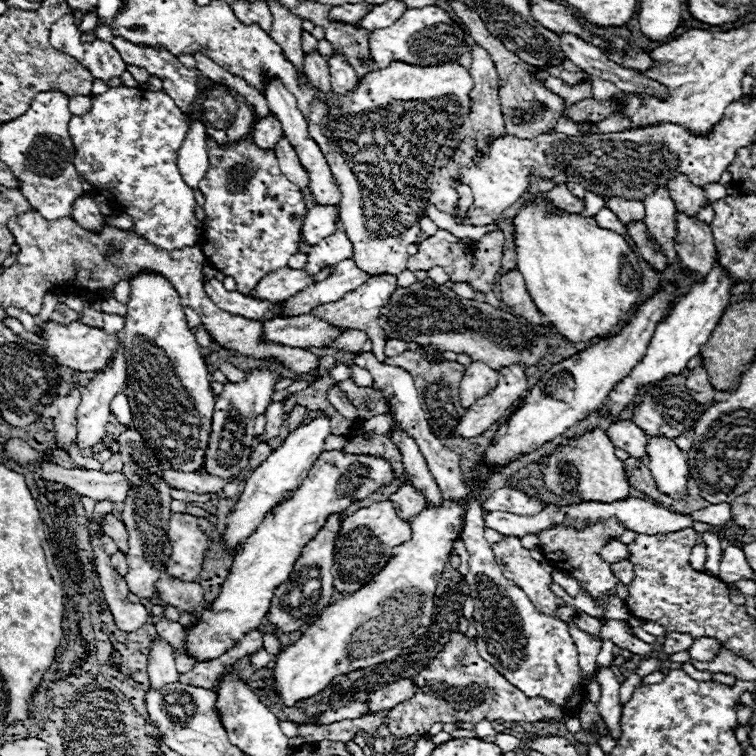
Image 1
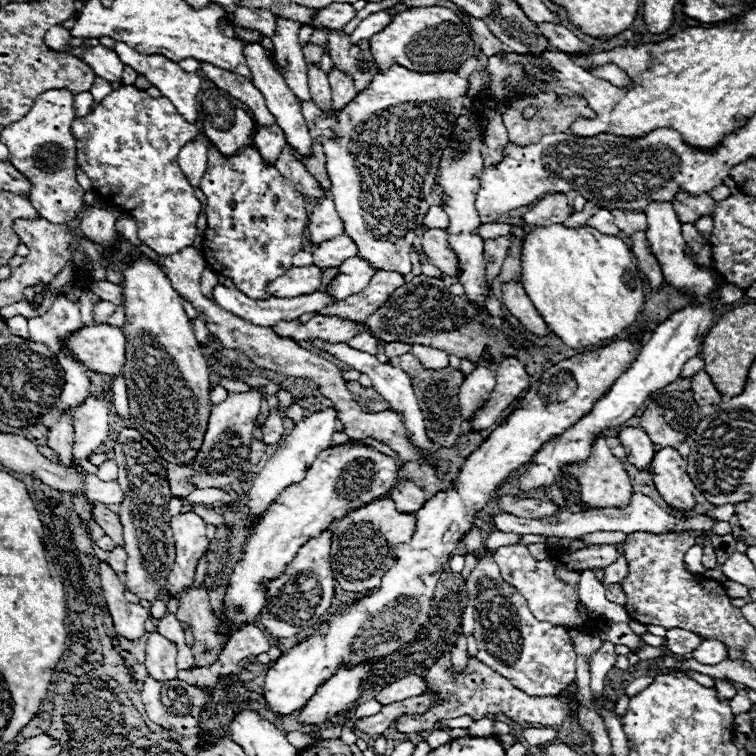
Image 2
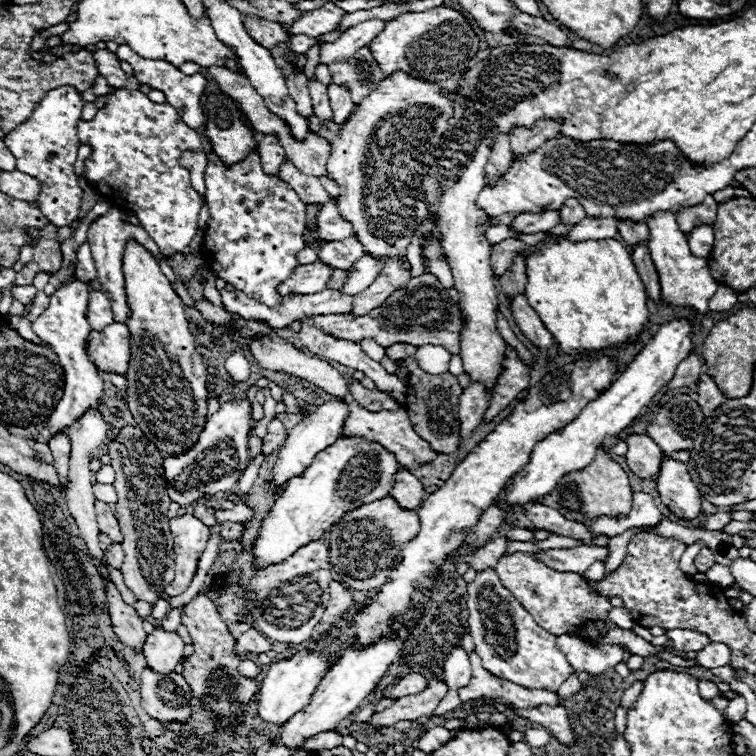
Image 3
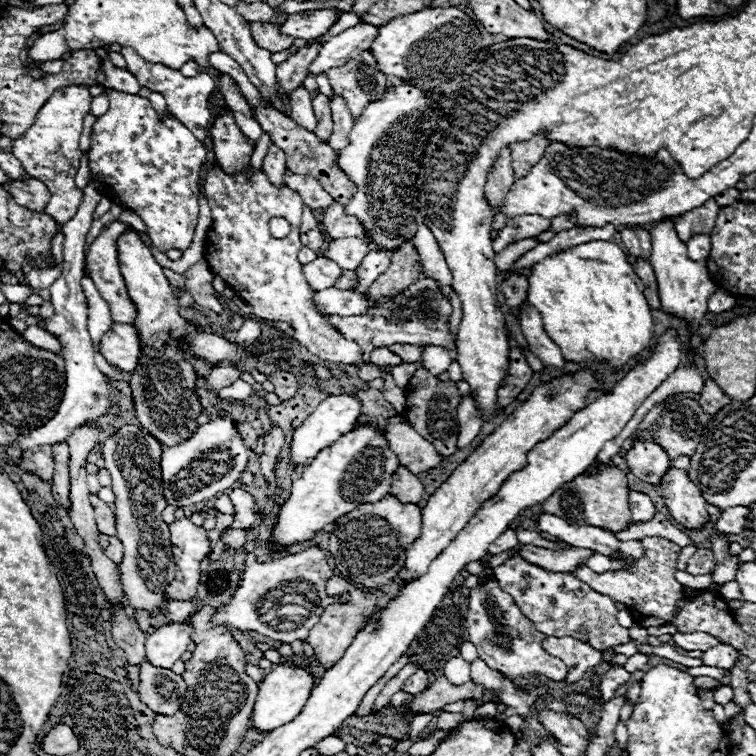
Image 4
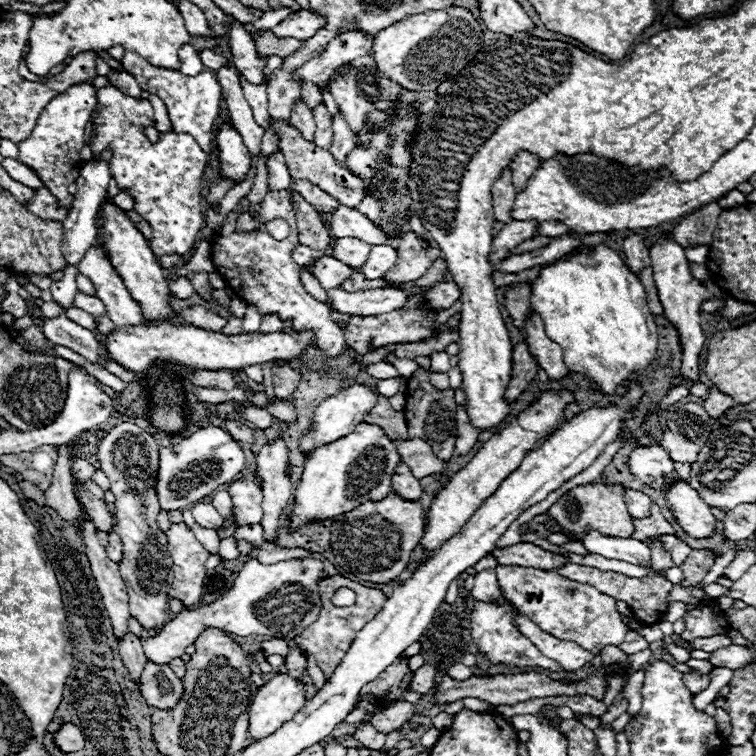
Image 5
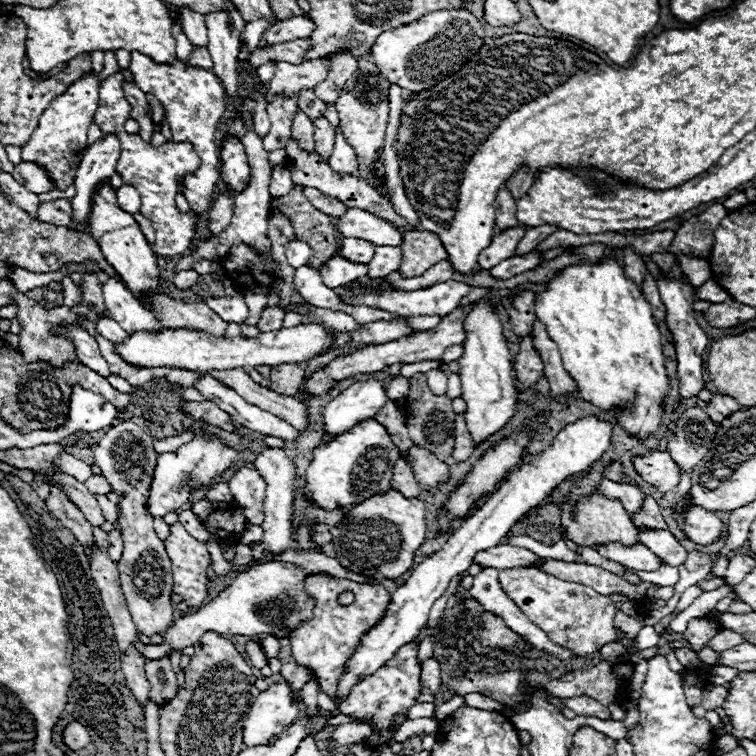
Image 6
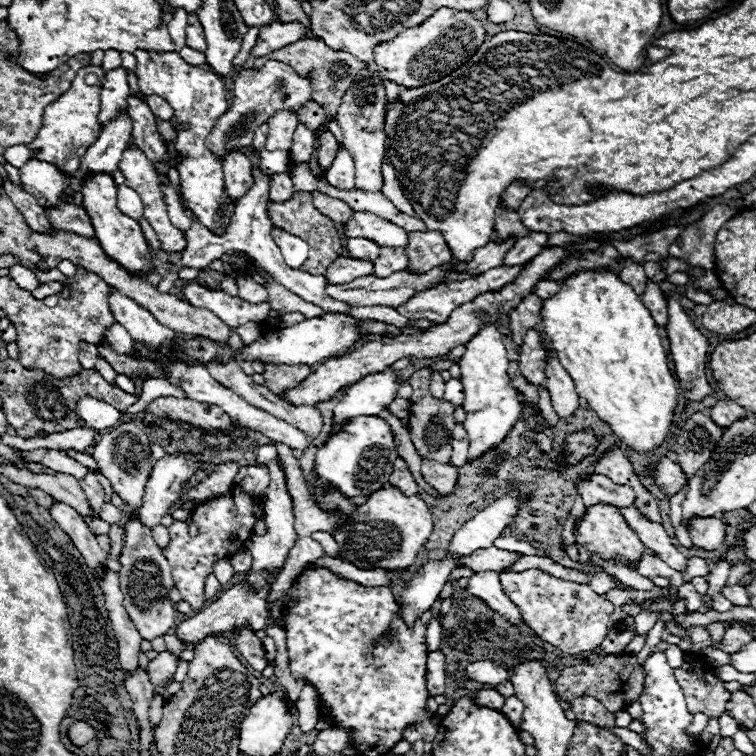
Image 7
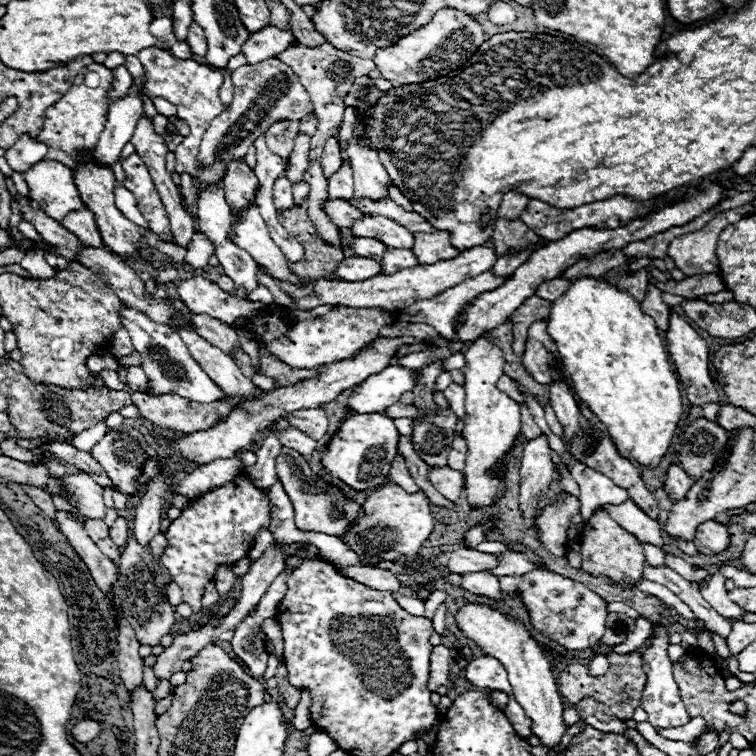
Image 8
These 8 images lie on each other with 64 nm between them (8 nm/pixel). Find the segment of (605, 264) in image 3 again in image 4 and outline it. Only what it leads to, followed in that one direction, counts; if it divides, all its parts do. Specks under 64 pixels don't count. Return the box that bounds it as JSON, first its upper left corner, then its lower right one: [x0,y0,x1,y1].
[528,242,654,368]

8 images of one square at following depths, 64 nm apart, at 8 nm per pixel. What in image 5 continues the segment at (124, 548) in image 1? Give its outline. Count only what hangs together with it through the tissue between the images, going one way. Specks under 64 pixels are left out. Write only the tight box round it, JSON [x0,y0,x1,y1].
[78,486,112,532]

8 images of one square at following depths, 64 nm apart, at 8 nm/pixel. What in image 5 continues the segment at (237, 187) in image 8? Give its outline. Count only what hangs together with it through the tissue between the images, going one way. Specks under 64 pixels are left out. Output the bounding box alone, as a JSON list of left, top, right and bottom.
[216,124,250,182]

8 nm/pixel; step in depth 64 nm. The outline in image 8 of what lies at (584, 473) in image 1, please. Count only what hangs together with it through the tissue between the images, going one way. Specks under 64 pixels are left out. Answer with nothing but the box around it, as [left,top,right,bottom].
[580,510,644,584]

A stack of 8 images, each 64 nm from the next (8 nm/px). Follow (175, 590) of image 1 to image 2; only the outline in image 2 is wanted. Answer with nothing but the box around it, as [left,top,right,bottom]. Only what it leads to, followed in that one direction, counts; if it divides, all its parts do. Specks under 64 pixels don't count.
[170,586,222,666]

